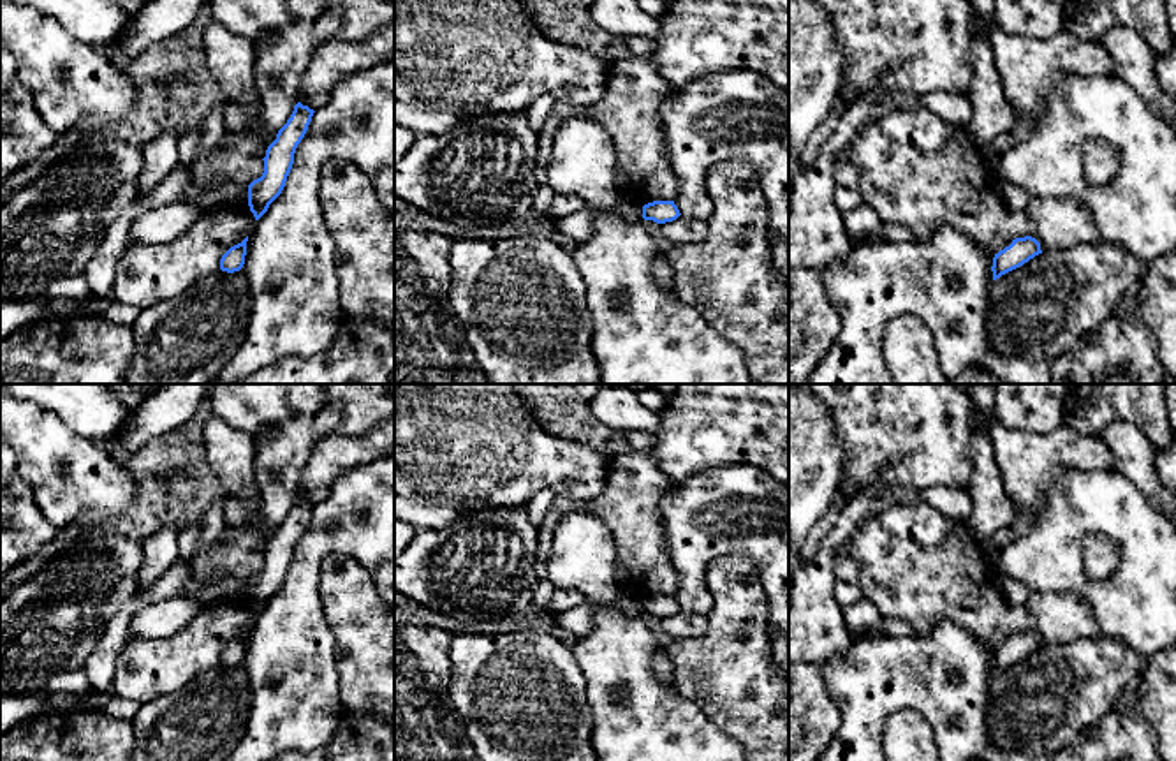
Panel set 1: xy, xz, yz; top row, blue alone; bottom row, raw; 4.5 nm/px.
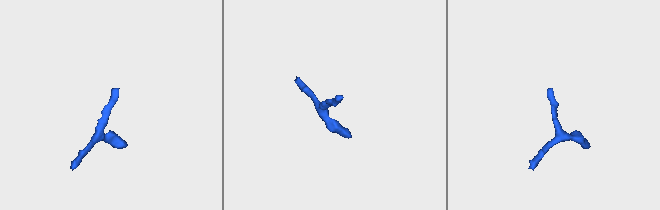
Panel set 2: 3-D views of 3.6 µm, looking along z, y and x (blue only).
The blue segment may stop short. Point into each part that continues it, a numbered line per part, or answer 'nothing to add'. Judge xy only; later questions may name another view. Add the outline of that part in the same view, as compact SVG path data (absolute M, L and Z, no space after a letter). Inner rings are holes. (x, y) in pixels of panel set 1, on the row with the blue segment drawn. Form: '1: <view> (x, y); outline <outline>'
nothing to add

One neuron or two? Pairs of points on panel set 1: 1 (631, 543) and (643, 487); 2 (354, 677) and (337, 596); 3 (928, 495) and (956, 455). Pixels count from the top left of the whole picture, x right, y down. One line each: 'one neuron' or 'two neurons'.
1: one neuron
2: one neuron
3: two neurons

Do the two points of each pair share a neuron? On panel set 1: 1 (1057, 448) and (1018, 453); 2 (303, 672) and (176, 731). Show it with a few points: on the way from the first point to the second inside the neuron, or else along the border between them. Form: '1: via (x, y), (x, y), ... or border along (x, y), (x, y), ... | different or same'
1: via (1048, 453), (1027, 453) | same
2: border along (240, 664), (249, 682), (249, 719), (242, 738) | different

